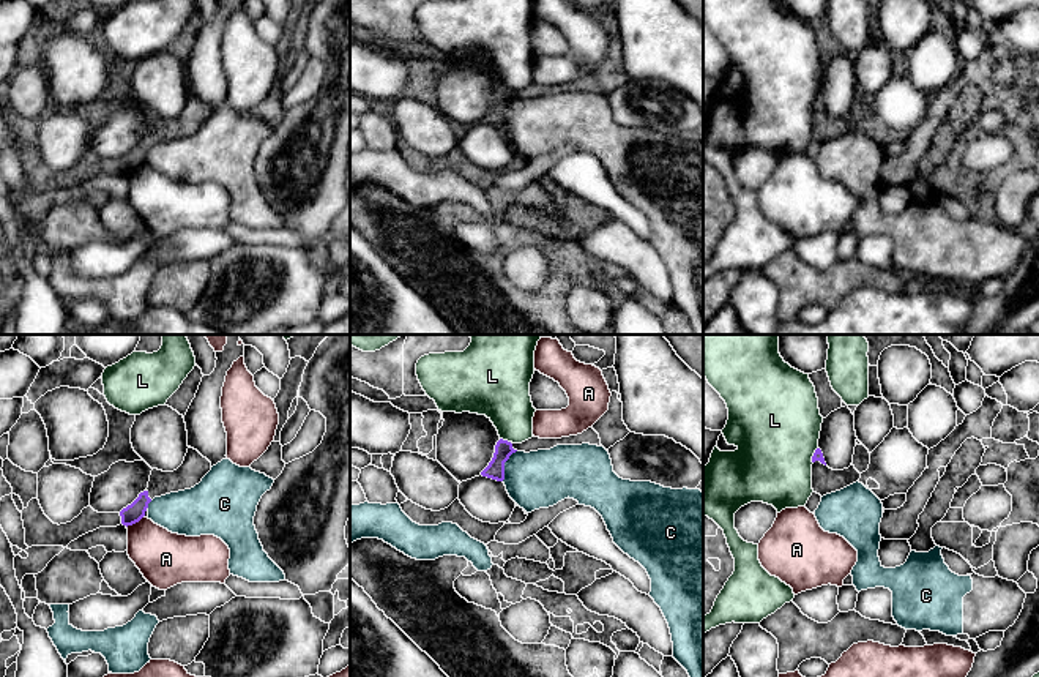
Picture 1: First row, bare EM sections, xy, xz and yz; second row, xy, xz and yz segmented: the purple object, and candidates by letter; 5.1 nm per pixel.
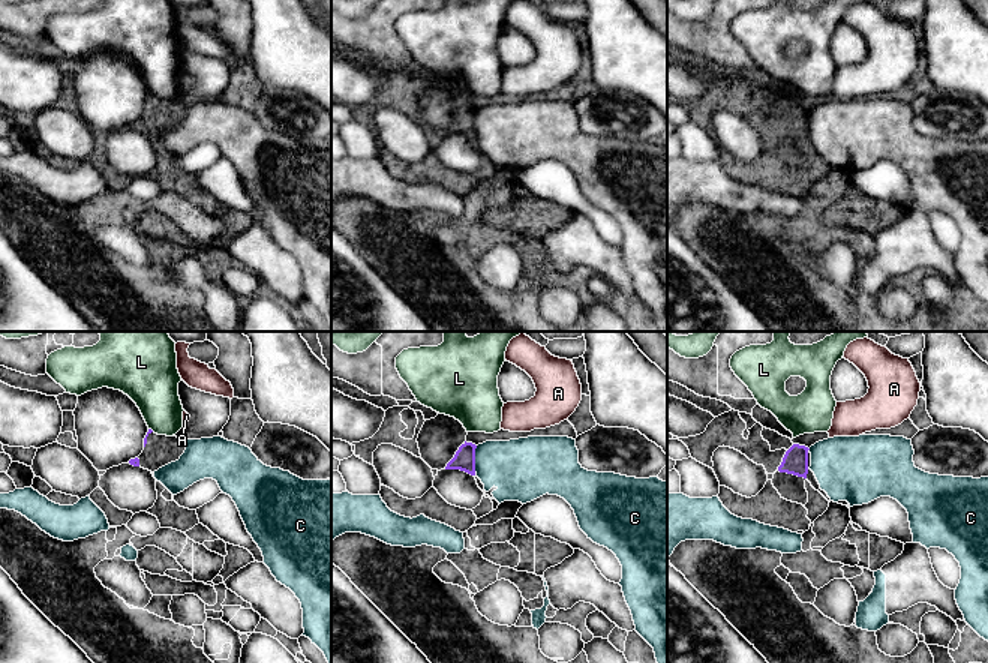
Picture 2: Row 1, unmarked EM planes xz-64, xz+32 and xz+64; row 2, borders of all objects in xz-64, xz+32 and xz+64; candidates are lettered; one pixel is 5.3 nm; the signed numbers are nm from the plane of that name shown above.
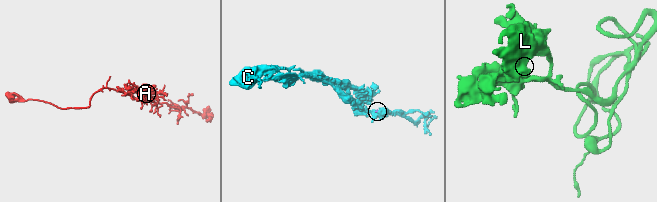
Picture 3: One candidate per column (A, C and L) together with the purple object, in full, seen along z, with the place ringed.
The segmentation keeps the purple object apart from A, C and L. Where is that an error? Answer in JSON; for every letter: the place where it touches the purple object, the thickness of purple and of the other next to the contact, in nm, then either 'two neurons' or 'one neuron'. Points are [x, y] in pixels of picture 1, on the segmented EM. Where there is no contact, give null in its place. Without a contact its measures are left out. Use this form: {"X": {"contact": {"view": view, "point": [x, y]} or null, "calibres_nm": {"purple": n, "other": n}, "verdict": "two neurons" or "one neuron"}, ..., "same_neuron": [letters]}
{"A": {"contact": {"view": "xy", "point": [134, 523]}, "calibres_nm": {"purple": 100, "other": 280}, "verdict": "two neurons"}, "C": {"contact": {"view": "xz", "point": [503, 466]}, "calibres_nm": {"purple": 90, "other": 300}, "verdict": "two neurons"}, "L": {"contact": {"view": "xz", "point": [505, 441]}, "calibres_nm": {"purple": 90, "other": 280}, "verdict": "two neurons"}, "same_neuron": []}

